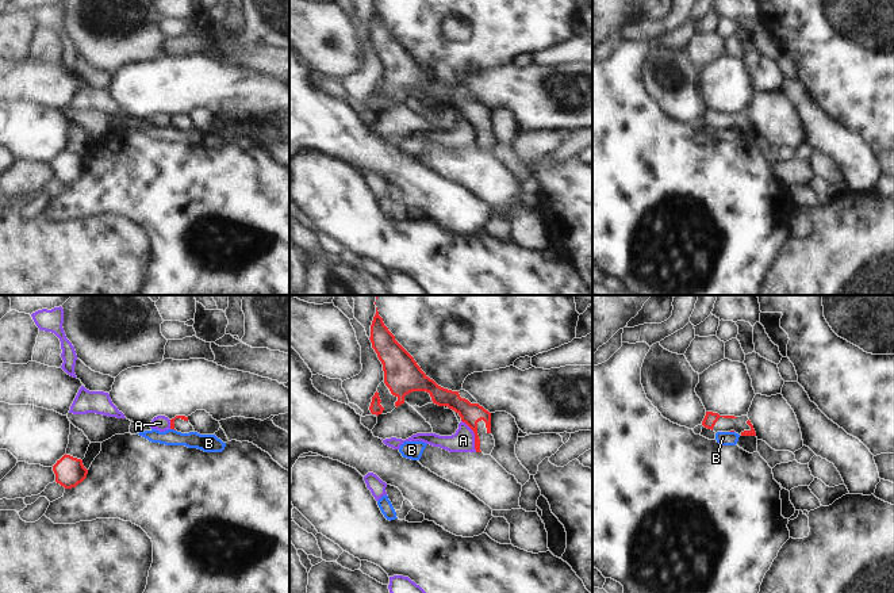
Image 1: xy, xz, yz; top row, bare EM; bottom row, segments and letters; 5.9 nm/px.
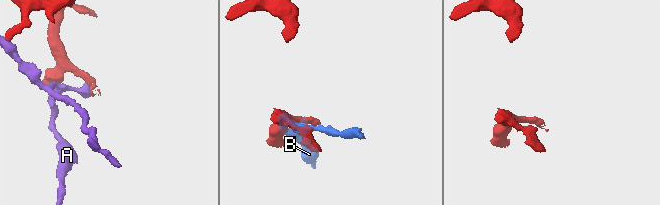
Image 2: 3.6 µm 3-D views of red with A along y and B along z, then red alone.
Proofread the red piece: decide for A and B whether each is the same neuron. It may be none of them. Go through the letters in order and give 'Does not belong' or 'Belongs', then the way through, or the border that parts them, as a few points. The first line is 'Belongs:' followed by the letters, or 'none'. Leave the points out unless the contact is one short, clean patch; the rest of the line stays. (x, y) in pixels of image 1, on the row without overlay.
Belongs: none
A: Does not belong. Boundary: xz (461, 117), (474, 130), (474, 145), (476, 148)
B: Does not belong. Boundary: xy (171, 125), (175, 127)

